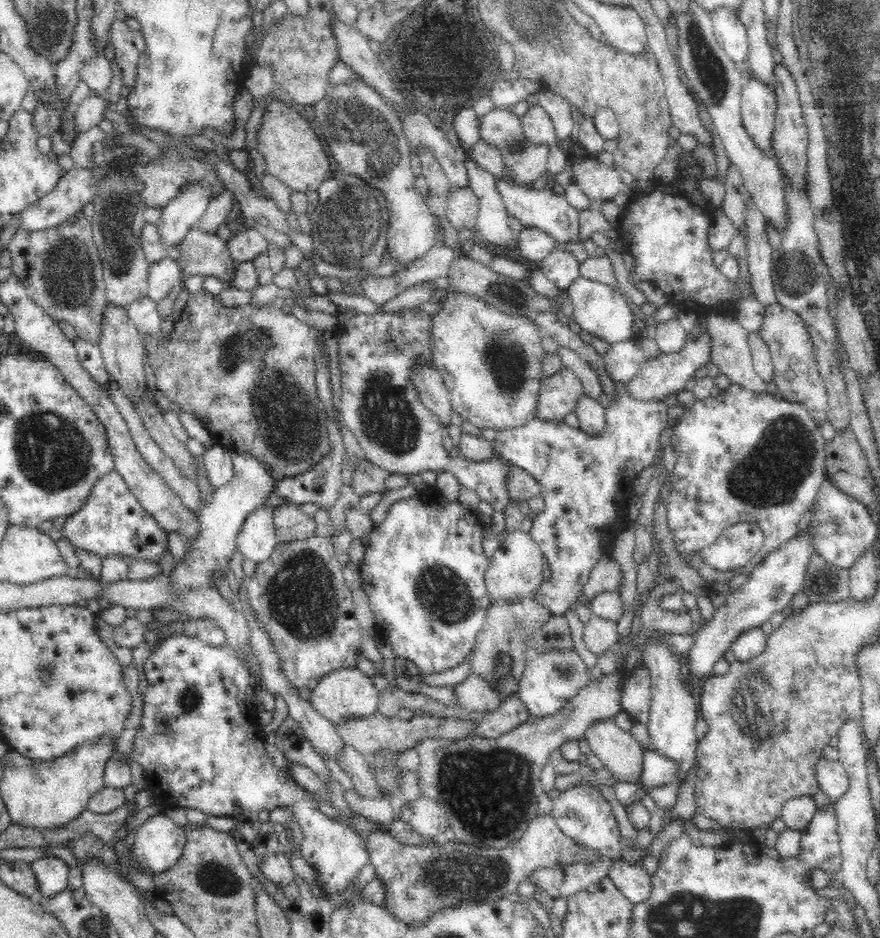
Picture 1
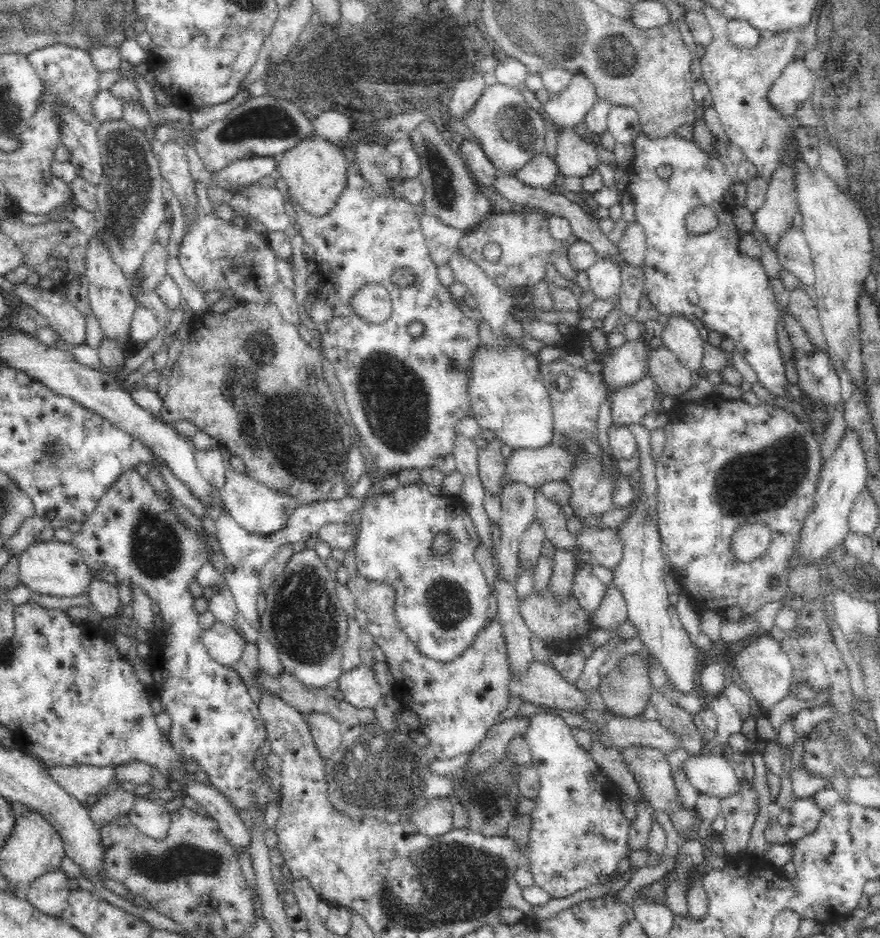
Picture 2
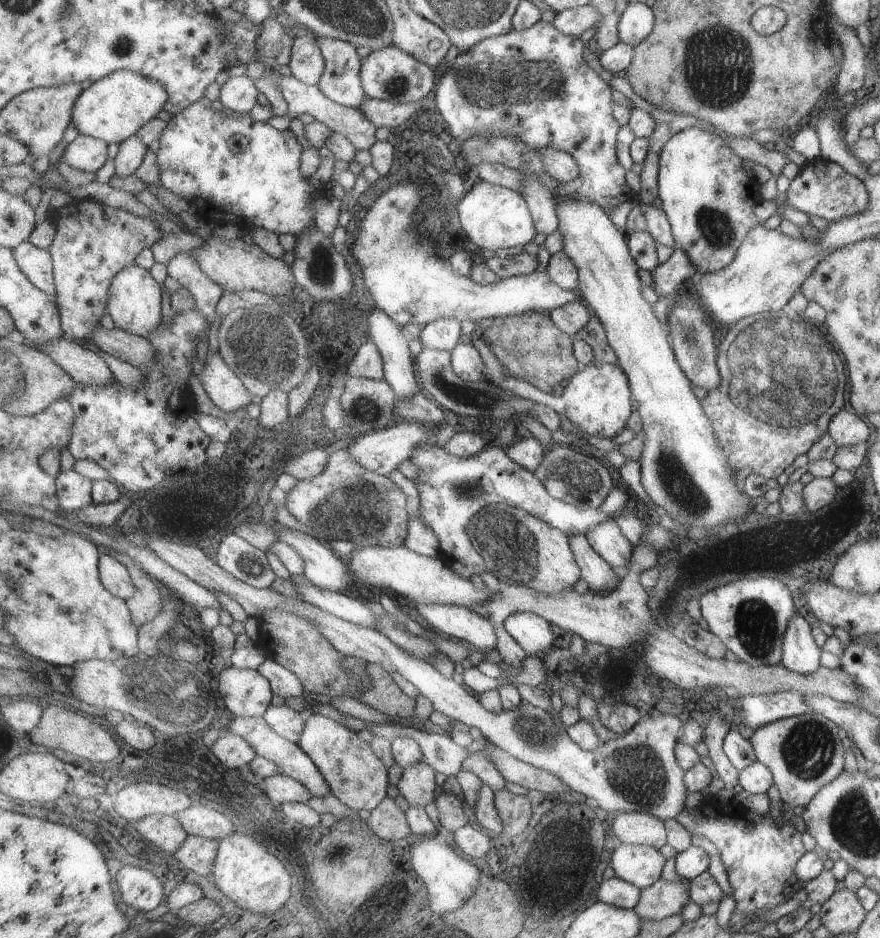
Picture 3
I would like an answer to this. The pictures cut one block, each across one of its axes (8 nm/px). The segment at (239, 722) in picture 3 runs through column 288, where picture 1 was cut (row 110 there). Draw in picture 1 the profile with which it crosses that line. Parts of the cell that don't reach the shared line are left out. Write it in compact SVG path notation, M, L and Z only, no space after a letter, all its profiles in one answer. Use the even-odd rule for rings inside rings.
M750 79L740 92L740 126L758 151L769 152L773 146L775 100L773 88L767 91L756 79Z

